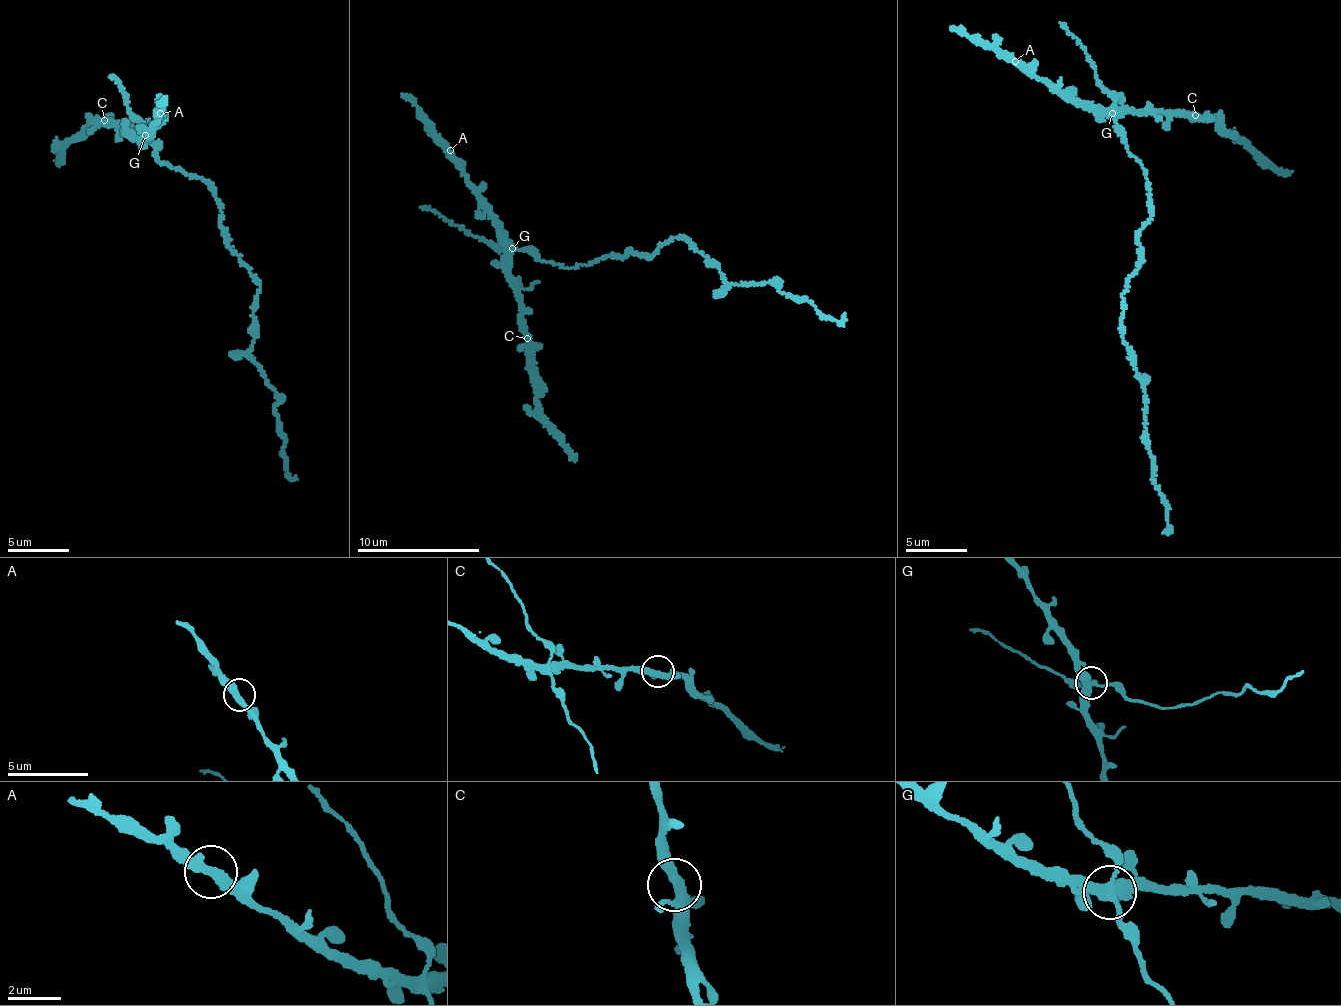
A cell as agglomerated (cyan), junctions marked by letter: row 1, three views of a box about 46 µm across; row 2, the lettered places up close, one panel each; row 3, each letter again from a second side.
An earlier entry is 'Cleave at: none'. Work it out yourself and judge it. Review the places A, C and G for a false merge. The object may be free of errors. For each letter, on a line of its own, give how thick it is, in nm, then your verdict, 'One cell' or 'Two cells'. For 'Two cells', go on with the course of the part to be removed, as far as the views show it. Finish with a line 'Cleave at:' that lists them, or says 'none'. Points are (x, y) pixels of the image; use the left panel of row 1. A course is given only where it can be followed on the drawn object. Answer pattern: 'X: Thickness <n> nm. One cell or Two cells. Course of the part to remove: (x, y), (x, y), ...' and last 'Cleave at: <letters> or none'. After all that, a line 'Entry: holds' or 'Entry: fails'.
A: Thickness 400 nm. One cell
C: Thickness 340 nm. One cell
G: Thickness 360 nm. Two cells. Course of the part to remove: (145, 134), (161, 162), (215, 197), (226, 244), (260, 286), (249, 359), (275, 391), (284, 469), (297, 479)
Cleave at: G
Entry: fails

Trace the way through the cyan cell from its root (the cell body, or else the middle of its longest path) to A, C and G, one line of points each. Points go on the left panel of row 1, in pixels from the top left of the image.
A: (217, 200), (215, 191), (198, 177), (190, 178), (162, 163), (143, 137), (154, 136), (160, 113)
C: (217, 200), (215, 191), (198, 177), (190, 178), (162, 163), (157, 150), (141, 136), (104, 120)
G: (217, 200), (215, 191), (198, 177), (190, 178), (162, 163), (157, 155), (157, 144), (145, 134)

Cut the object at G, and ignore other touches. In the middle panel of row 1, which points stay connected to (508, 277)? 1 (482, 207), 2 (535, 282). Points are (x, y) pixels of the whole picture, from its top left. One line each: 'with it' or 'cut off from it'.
1: with it
2: with it

